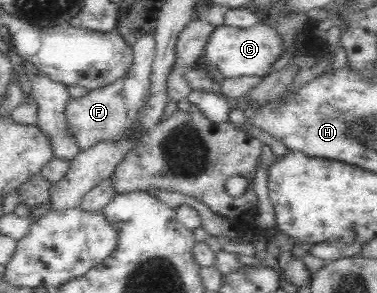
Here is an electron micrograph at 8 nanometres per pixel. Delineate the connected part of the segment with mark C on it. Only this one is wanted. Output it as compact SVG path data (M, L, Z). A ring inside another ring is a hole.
M259 21L245 29L217 26L217 29L209 35L201 60L207 66L214 64L224 77L265 77L273 71L275 63L283 57L283 52L285 42L281 39L281 34L271 25Z

